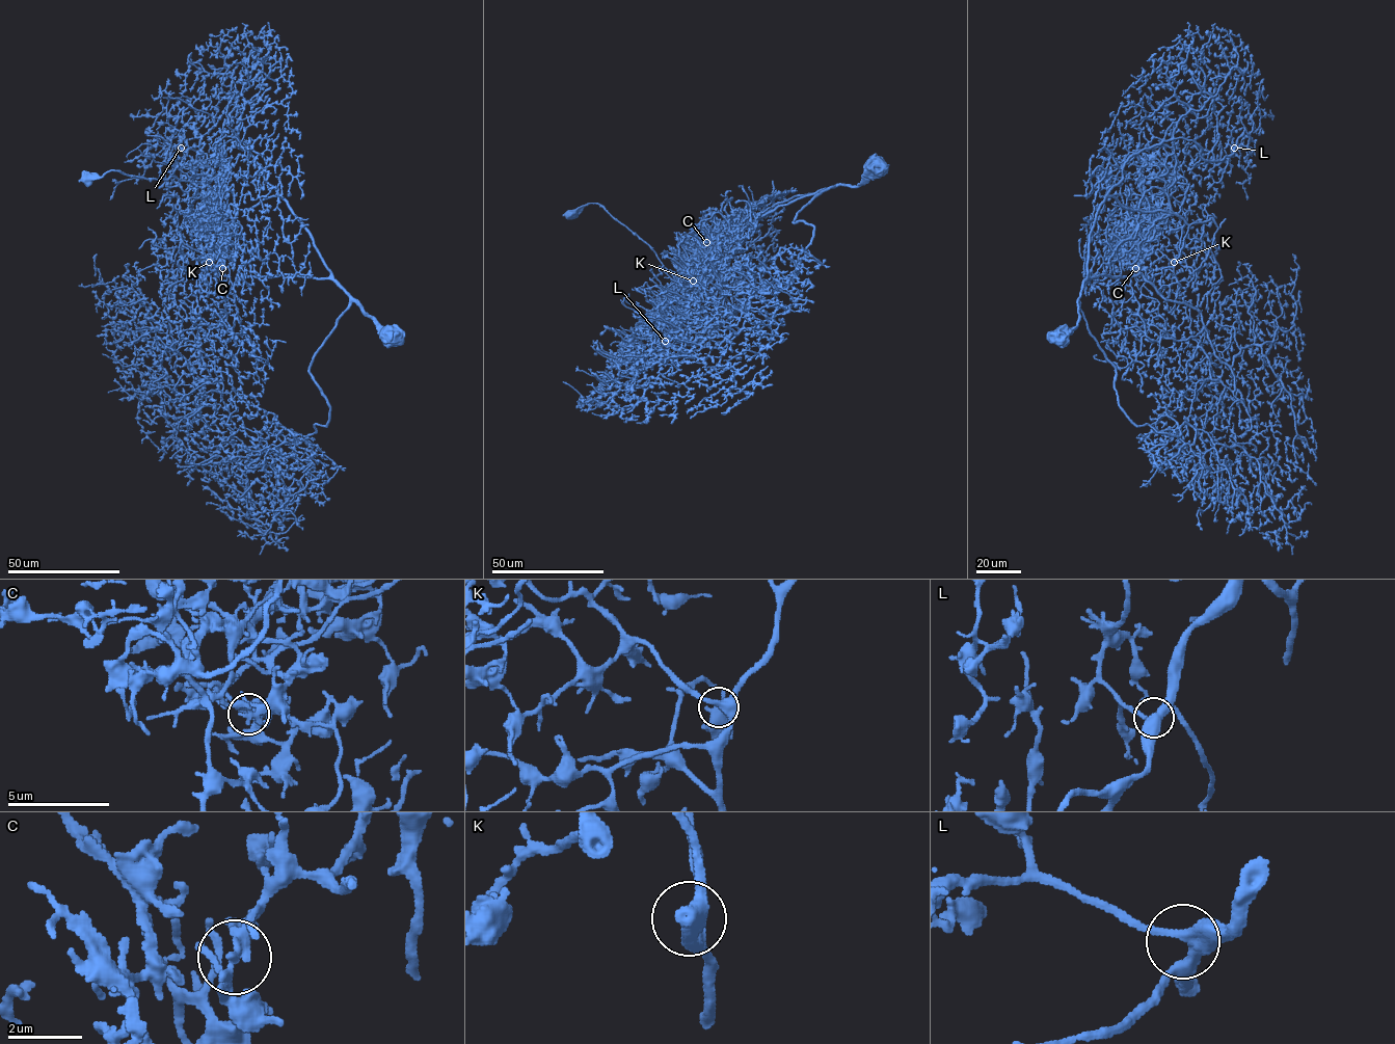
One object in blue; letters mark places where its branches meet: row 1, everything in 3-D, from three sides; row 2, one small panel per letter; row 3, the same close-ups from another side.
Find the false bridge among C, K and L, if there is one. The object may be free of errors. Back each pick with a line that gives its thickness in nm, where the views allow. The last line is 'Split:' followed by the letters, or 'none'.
C: calibre 240 nm
Split: C

